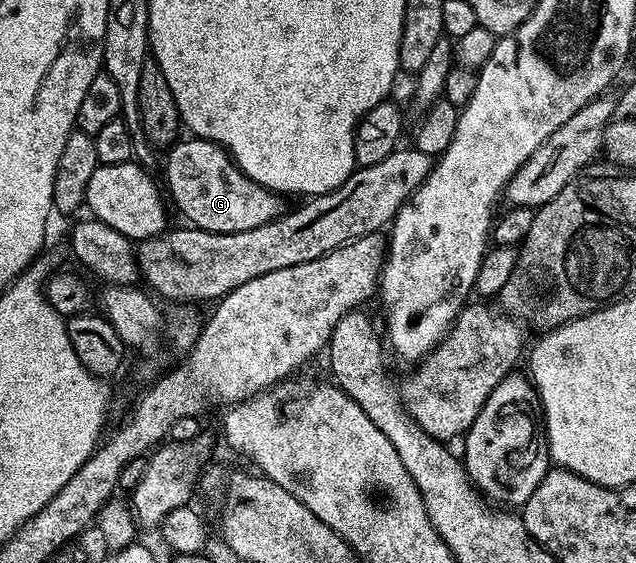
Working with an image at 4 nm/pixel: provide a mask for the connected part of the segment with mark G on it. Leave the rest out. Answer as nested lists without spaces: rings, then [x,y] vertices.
[[[194,136],[188,139],[176,141],[168,149],[163,173],[167,176],[172,205],[177,206],[190,225],[228,234],[259,228],[279,217],[283,210],[280,195],[241,173],[231,155],[219,143]]]

